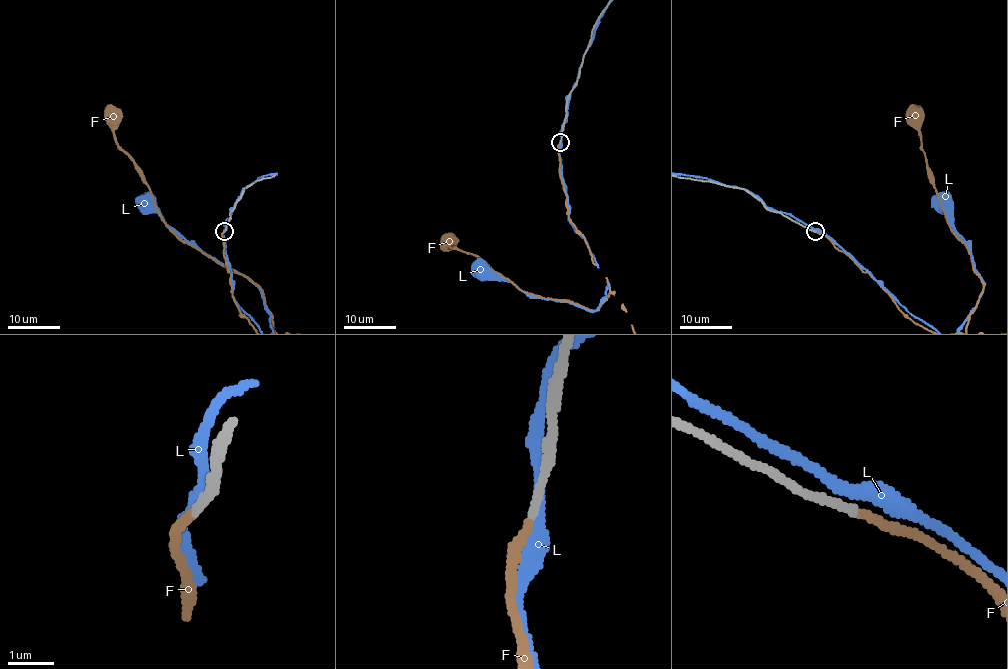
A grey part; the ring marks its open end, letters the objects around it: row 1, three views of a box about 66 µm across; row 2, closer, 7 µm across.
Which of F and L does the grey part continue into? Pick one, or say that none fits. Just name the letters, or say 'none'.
F

